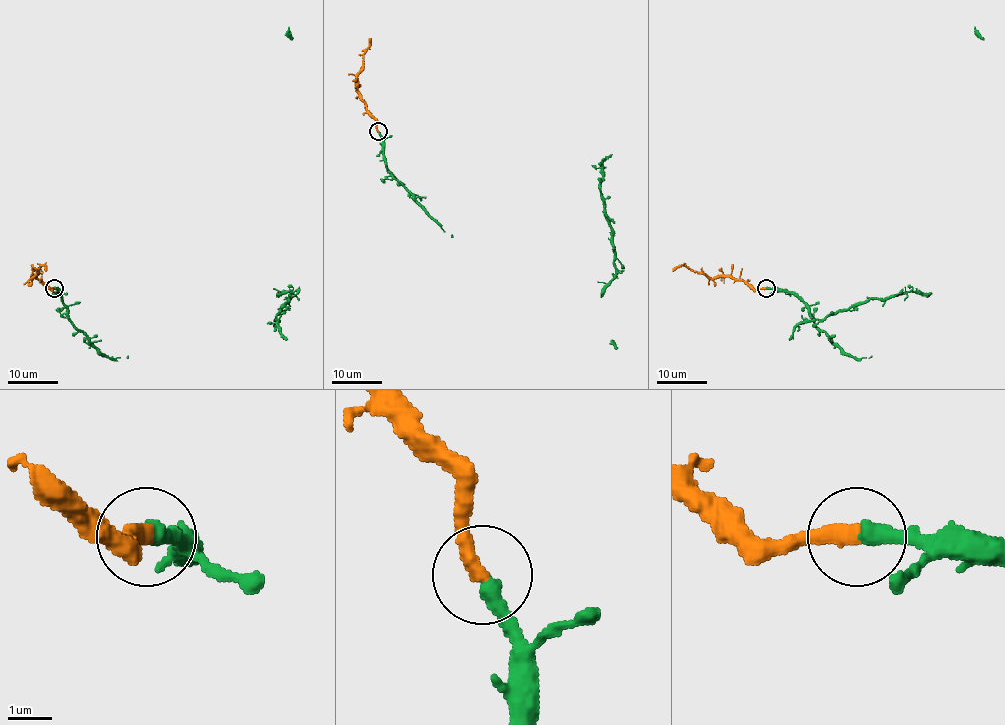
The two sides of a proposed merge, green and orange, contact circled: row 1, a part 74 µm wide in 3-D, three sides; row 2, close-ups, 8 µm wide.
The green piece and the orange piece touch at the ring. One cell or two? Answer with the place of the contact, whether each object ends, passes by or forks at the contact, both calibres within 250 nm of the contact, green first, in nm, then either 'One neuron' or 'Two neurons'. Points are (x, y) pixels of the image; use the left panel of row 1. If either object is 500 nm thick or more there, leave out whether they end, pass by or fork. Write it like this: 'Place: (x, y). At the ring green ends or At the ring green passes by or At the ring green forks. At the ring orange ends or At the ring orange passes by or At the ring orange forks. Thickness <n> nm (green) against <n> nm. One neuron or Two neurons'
Place: (54, 288). At the ring green ends. At the ring orange ends. Thickness 400 nm (green) against 420 nm. One neuron

